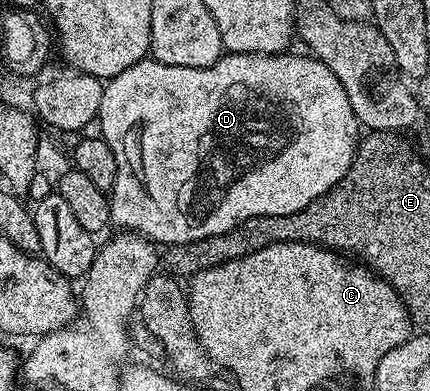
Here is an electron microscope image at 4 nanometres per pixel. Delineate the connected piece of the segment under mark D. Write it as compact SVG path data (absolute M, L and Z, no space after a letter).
M285 52L283 54L234 54L225 53L217 62L206 68L178 68L162 64L149 56L138 64L118 72L118 76L104 82L100 137L110 144L114 160L118 163L118 172L110 191L112 204L111 225L124 232L142 234L153 244L176 246L179 242L193 242L209 238L215 234L225 234L251 218L258 216L286 216L306 208L311 202L317 202L327 190L332 190L346 176L350 164L356 159L356 147L362 137L360 121L350 108L349 97L334 76L334 72L316 57L304 52Z

